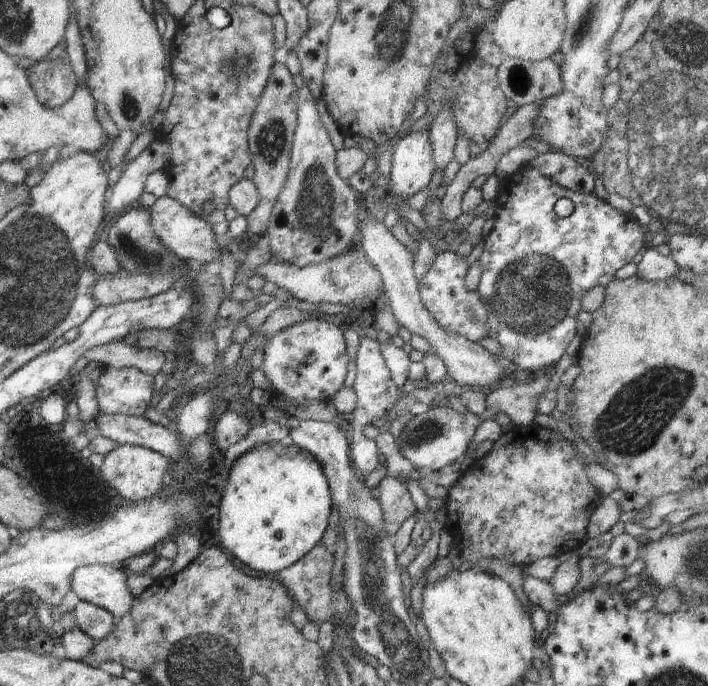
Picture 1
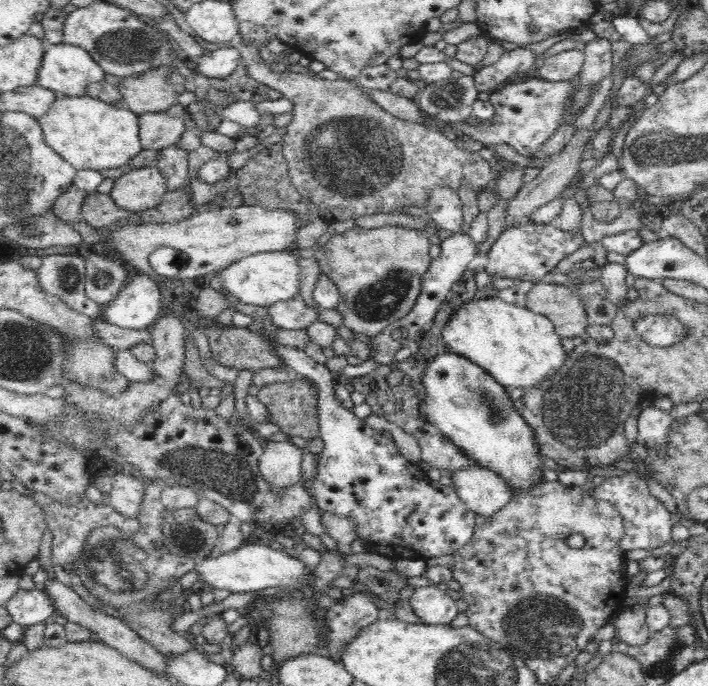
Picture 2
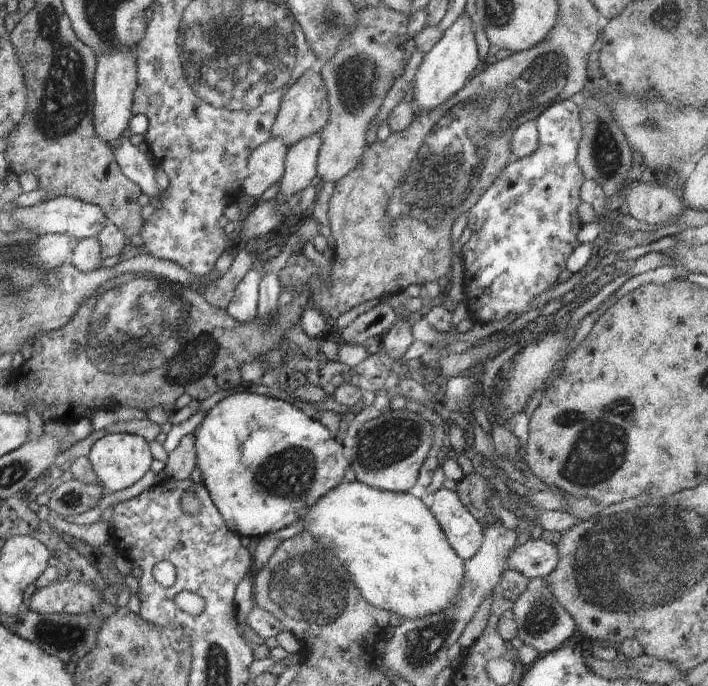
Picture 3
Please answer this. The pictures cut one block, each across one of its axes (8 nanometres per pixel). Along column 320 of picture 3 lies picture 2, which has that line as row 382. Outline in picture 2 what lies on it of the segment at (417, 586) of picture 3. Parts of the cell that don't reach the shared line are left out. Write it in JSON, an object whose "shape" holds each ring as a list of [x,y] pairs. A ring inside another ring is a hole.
{"shape":[[[497,296],[472,299],[458,306],[444,326],[443,339],[452,353],[475,362],[504,387],[540,386],[556,374],[566,360],[561,336],[550,319],[526,306],[506,303]]]}

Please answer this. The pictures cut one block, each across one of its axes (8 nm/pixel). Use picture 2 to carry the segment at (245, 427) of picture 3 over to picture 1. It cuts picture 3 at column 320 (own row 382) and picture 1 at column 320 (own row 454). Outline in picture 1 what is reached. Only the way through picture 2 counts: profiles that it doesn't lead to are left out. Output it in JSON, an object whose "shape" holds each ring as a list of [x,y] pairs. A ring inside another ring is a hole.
{"shape":[[[288,441],[258,444],[232,463],[227,476],[226,488],[218,495],[220,501],[216,502],[219,505],[217,534],[221,546],[234,554],[240,562],[258,572],[276,574],[296,564],[320,543],[328,527],[328,517],[332,514],[333,504],[327,478],[311,452]]]}

